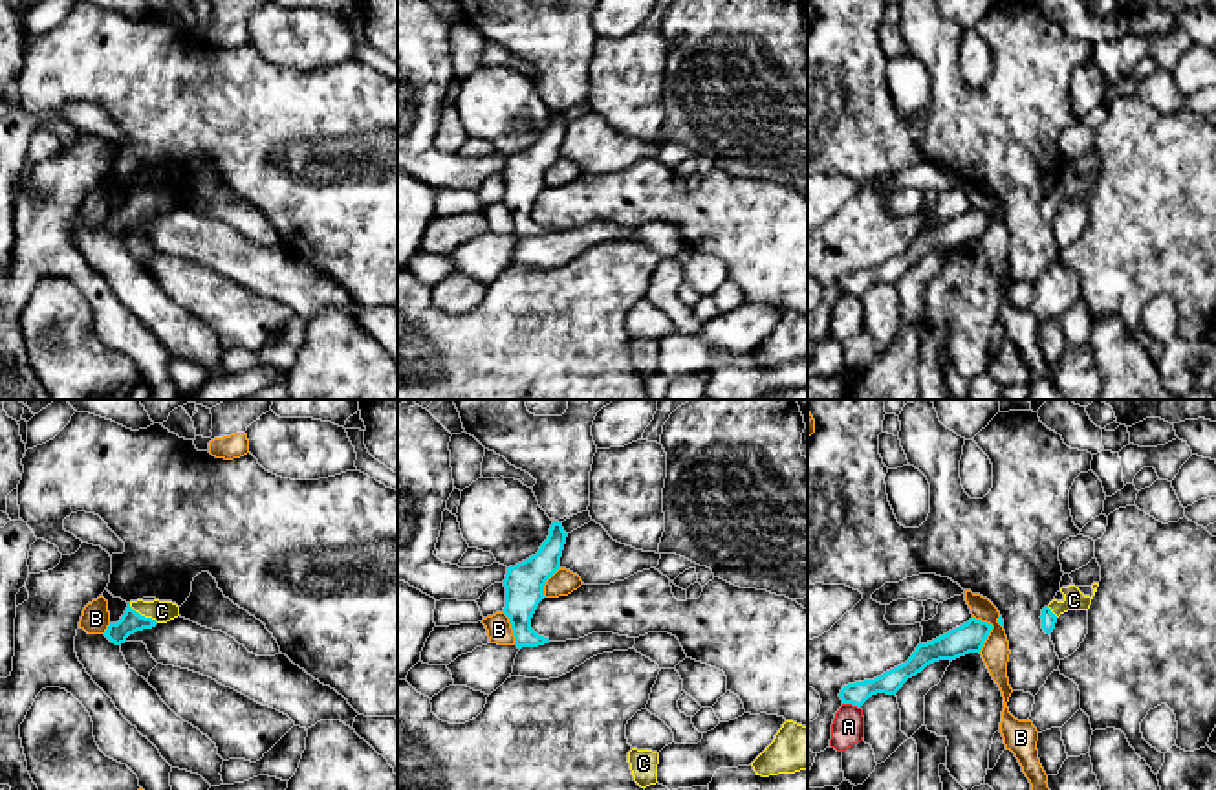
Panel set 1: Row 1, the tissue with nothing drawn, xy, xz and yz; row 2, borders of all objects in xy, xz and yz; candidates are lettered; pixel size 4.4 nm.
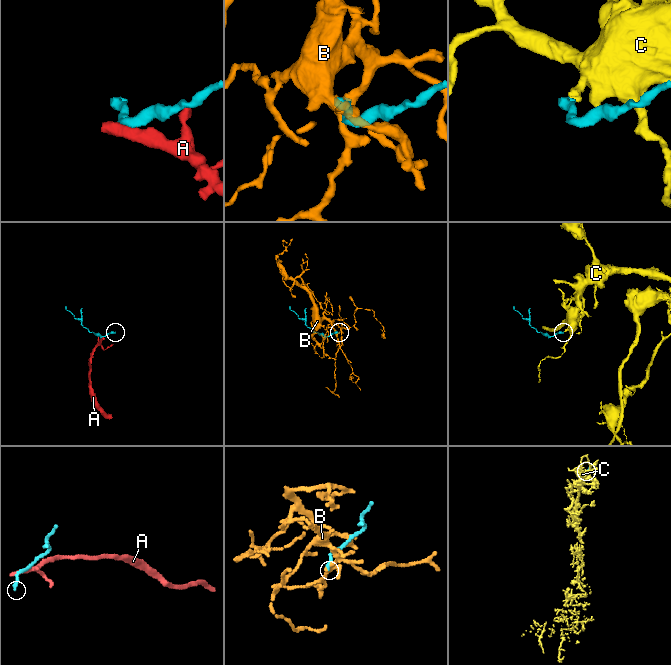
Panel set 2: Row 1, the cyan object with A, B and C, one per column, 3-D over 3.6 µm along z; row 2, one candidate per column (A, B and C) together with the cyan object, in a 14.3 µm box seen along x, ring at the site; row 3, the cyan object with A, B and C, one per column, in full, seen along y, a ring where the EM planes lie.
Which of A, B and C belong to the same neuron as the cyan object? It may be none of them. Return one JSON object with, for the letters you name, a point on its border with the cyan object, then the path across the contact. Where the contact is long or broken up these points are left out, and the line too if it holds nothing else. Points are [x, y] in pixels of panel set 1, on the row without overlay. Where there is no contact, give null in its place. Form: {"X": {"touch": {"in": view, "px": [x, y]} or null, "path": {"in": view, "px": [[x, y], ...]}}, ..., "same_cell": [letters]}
{"C": {"touch": {"in": "xy", "px": [143, 206]}, "path": {"in": "xy", "px": [[130, 211], [143, 206], [162, 200]]}}, "same_cell": ["C"]}

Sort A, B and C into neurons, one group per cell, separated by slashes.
A / B / C

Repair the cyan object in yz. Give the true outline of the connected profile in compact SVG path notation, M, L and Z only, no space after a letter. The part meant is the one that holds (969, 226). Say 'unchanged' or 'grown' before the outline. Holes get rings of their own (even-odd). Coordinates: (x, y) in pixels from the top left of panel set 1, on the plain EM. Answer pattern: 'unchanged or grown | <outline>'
unchanged | M971 207L967 213L949 220L947 224L932 231L919 233L905 253L883 262L881 266L844 275L839 286L842 293L861 297L872 284L896 284L908 268L921 262L927 255L939 249L952 251L969 242L980 242L991 218L991 213Z

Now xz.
unchanged | M553 112L540 139L529 148L507 158L504 169L504 203L509 207L515 235L518 238L549 233L549 227L538 225L531 218L531 207L538 192L546 187L546 170L560 158L566 126L568 123L564 121L562 112Z

